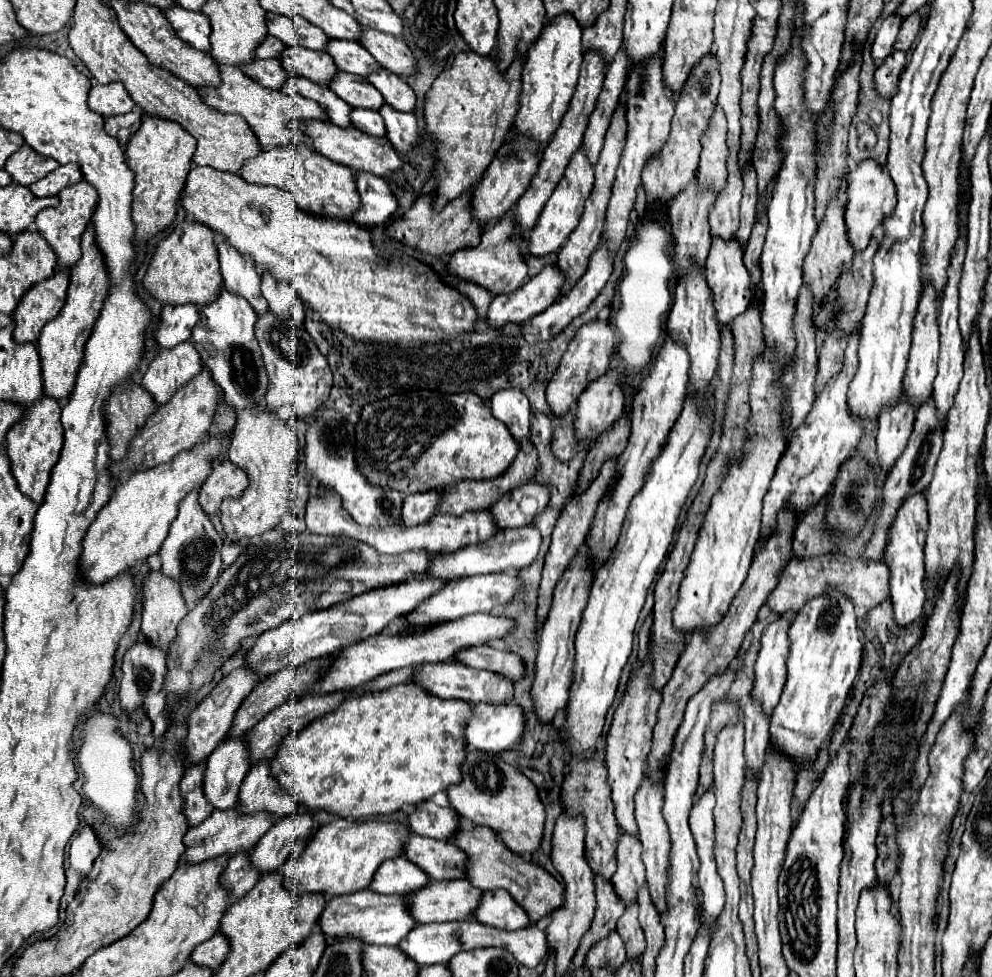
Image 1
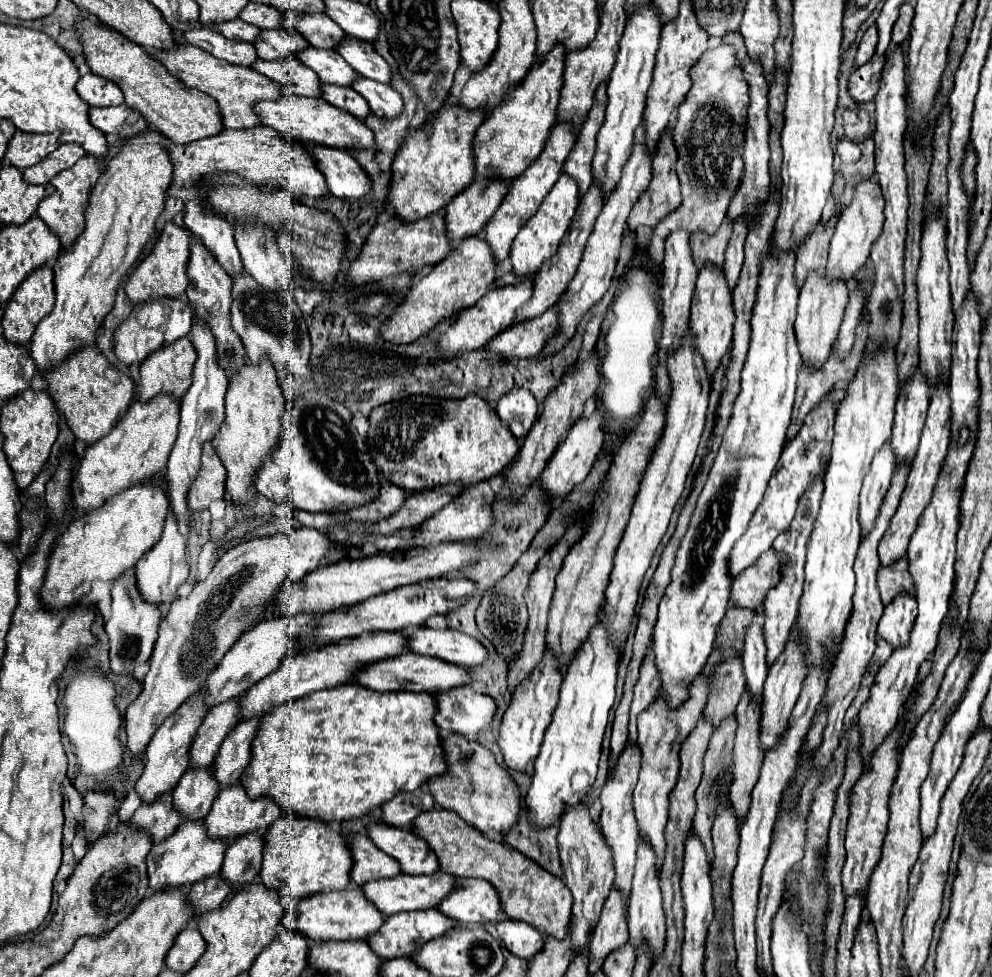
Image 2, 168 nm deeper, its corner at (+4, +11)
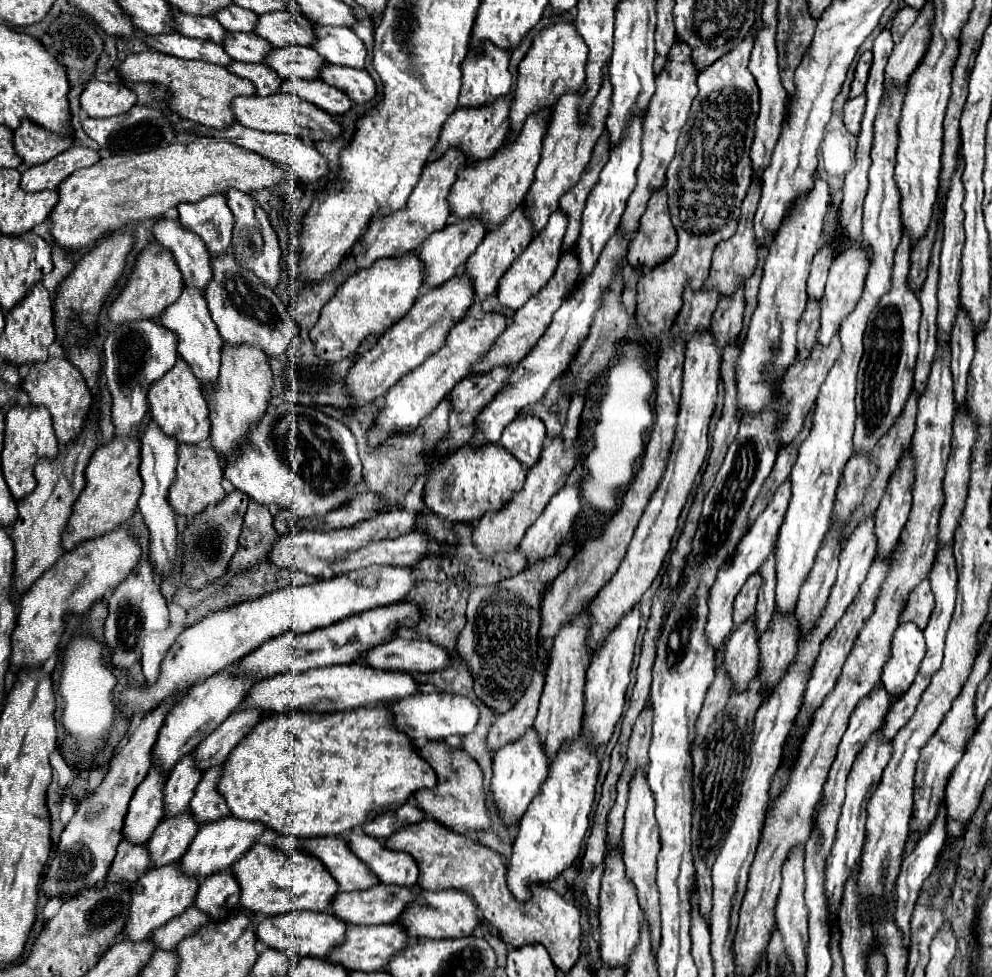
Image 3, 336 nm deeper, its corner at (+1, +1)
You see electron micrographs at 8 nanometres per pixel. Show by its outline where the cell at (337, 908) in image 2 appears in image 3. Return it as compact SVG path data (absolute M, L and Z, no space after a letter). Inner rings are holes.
M305 910L305 912L289 912L289 914L281 914L281 916L263 918L257 924L255 934L257 934L257 940L269 948L297 954L299 958L303 958L303 956L323 958L333 946L337 946L345 938L345 930L347 930L347 924L337 920L337 916Z

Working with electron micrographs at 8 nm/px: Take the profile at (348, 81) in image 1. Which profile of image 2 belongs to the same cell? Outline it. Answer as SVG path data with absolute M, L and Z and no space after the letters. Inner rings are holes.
M310 46L310 50L306 50L306 54L302 54L302 58L298 60L310 66L318 74L318 78L326 84L352 86L352 82L360 78L360 74L340 54L332 50L318 50Z

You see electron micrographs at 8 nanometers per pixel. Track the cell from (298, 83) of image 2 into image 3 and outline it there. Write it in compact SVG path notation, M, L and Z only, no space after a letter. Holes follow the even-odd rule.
M229 62L227 70L239 78L253 82L257 96L275 94L281 88L281 76L277 76L267 64L245 64L245 62Z

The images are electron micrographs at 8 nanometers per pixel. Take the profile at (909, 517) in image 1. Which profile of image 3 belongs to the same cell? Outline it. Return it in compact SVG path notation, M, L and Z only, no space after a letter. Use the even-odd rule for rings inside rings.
M901 624L891 640L891 656L883 666L881 682L885 690L901 698L913 684L925 656L925 638L915 624Z

